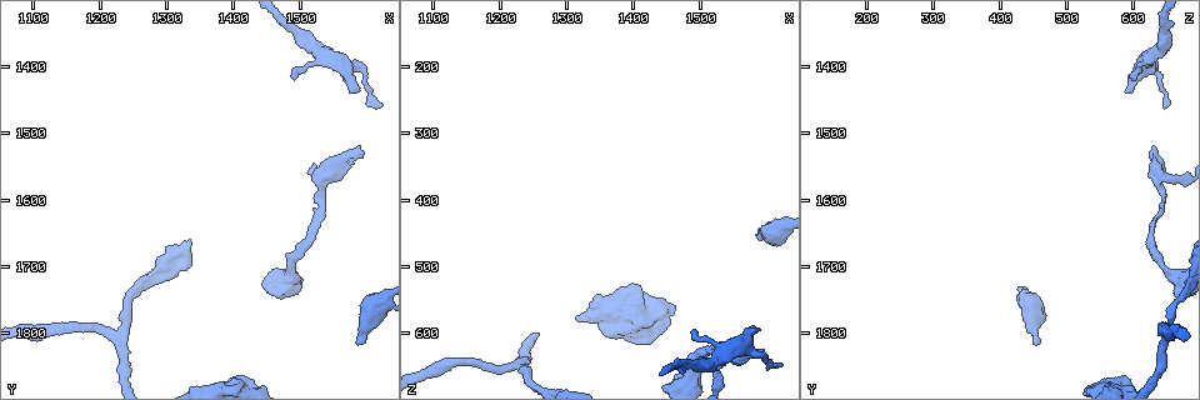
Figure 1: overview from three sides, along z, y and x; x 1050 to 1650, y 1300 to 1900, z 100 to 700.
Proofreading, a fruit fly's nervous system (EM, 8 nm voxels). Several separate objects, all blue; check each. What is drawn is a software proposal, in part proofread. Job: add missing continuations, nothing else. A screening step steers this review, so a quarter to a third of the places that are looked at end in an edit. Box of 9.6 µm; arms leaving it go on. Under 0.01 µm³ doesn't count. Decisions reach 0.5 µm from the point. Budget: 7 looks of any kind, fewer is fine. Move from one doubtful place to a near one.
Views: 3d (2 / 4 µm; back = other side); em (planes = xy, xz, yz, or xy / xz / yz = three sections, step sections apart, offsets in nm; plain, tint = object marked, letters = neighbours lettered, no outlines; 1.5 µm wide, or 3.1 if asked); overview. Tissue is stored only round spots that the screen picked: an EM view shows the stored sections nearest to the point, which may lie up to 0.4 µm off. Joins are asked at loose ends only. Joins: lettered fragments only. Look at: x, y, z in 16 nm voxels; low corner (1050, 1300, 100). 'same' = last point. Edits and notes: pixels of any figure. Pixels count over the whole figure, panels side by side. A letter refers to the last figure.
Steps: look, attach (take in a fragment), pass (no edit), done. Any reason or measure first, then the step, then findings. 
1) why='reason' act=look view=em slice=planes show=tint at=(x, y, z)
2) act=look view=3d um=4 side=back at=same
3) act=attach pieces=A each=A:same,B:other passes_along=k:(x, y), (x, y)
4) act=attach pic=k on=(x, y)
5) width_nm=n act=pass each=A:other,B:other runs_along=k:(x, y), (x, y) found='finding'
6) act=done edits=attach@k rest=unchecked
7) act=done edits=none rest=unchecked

why='stops while still wide' act=look view=em slice=planes show=letters at=(1585, 1820, 450)

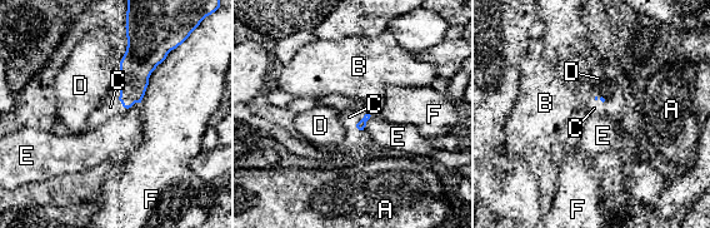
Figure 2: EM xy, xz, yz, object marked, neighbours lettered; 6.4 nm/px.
longest_contact=F:400nm act=attach pieces=C each=A:other,B:other,C:same,D:other,E:other,F:other found='it goes on there'

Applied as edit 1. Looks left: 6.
why='an open end' act=look view=3d um=4 at=(1595, 1525, 620)

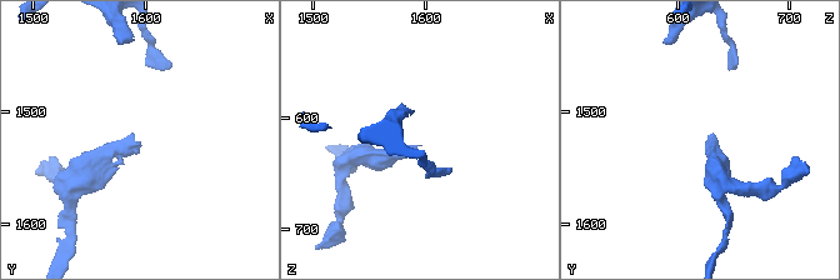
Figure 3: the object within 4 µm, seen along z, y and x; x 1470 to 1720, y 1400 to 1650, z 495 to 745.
act=look view=em slice=yz step=4 show=letters at=(1596, 1528, 622)

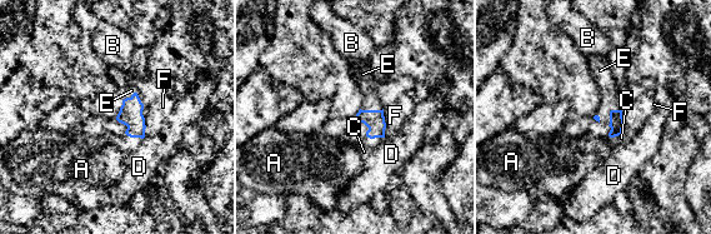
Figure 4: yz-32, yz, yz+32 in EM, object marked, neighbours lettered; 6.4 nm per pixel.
act=look view=em slice=planes show=letters at=same

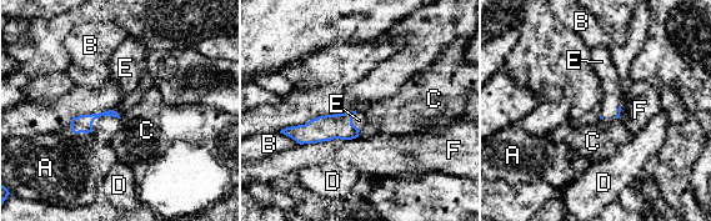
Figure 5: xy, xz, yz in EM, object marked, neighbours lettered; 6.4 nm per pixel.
longest_contact=F:380nm act=attach pieces=E each=A:other,B:other,C:other,D:other,E:same,F:other found='the neuron continues'

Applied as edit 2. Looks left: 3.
why='free end' act=look view=em slice=planes show=letters at=(1485, 1415, 595)

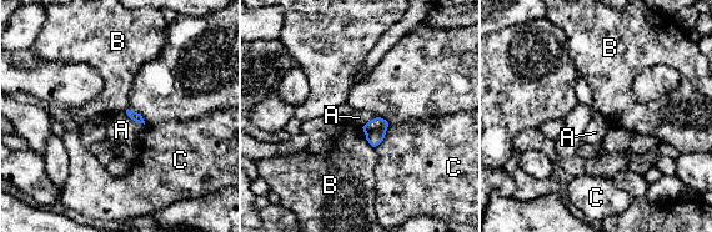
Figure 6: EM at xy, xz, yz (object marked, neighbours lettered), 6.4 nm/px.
act=pass each=A:other,B:other,C:other border=6:(125, 111), (131, 119), (144, 125) found='no lettered fragment goes on from it'

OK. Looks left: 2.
act=done edits=attach@2,attach@5 rest=unchecked

